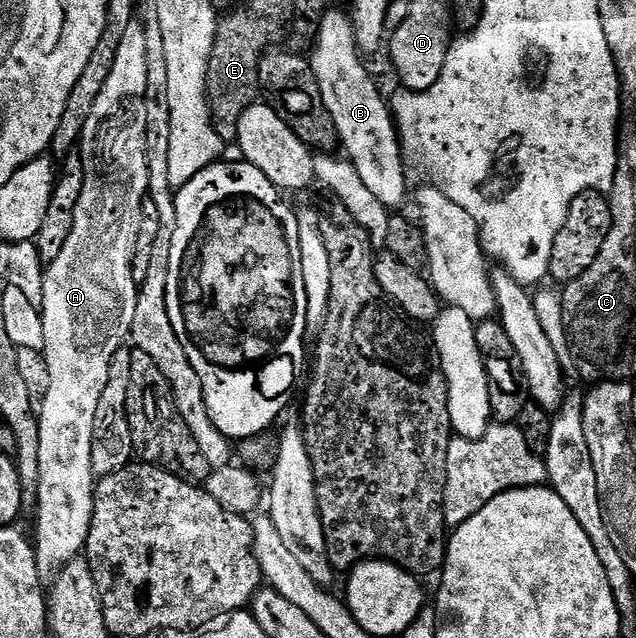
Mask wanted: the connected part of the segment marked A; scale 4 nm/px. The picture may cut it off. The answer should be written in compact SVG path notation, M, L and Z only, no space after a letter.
M133 19L131 26L127 26L127 34L123 34L123 42L119 42L119 50L115 54L115 66L111 66L111 74L107 77L107 82L103 90L99 93L99 98L95 98L95 106L91 110L91 118L87 118L87 126L83 126L83 134L79 141L79 149L83 160L83 190L79 196L79 202L74 214L74 228L71 230L70 237L67 238L63 250L59 251L57 257L48 261L47 267L43 272L43 279L40 288L43 290L43 306L41 307L41 317L43 318L43 338L45 339L44 357L47 362L47 374L49 375L49 385L45 399L40 401L39 415L39 490L37 491L37 540L35 536L35 551L37 554L37 565L42 577L49 578L61 571L66 564L78 559L84 553L85 543L91 530L91 518L93 517L93 494L95 491L95 477L93 474L93 431L97 421L97 411L99 410L99 398L103 398L103 390L109 381L109 367L113 361L113 356L130 339L135 322L135 306L137 305L137 293L139 291L139 280L135 275L135 257L137 254L137 239L141 233L141 211L143 202L149 195L149 167L147 166L147 106L145 105L145 91L149 89L149 79L147 78L147 52L151 43L151 37L145 33L145 28L141 25L140 19Z

